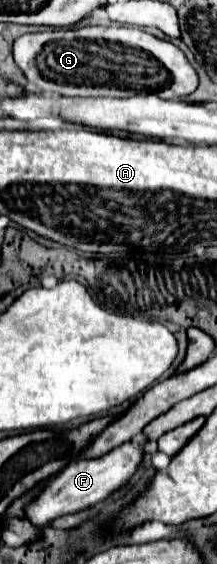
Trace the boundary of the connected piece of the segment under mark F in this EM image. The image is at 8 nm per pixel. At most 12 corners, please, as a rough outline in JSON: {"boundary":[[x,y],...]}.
{"boundary":[[148,436],[72,460],[26,508],[48,522],[86,510],[140,470]]}

